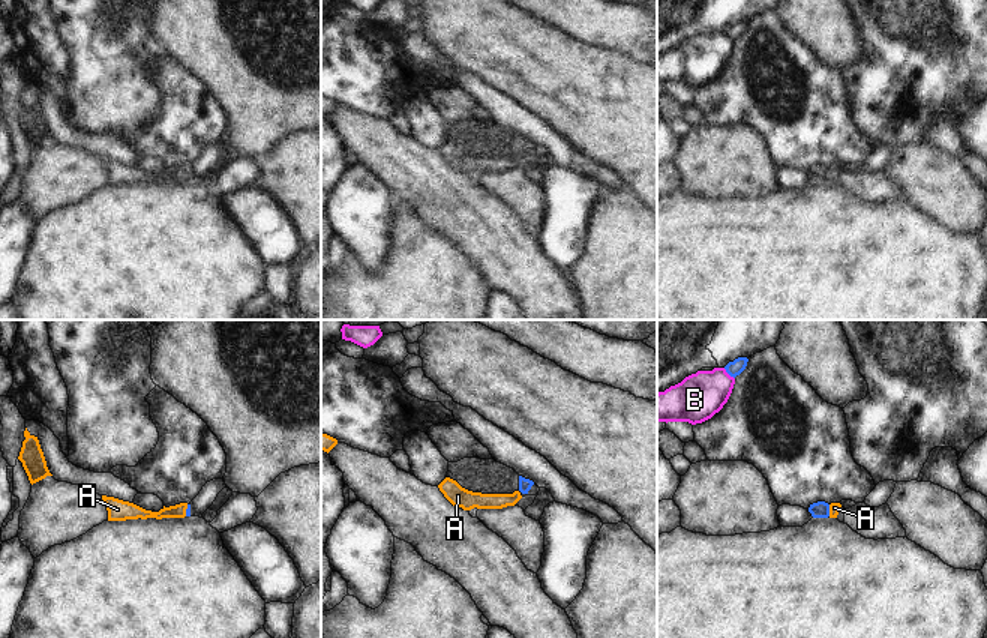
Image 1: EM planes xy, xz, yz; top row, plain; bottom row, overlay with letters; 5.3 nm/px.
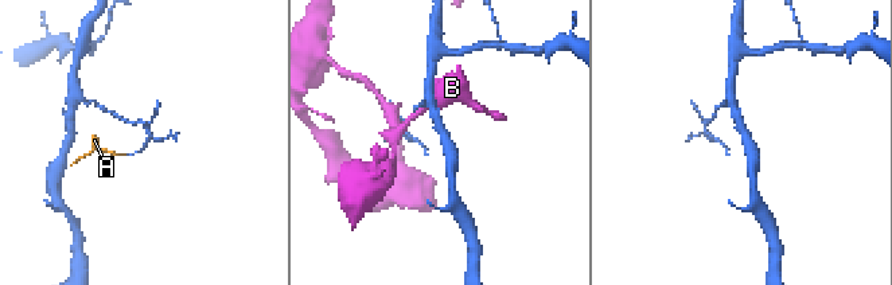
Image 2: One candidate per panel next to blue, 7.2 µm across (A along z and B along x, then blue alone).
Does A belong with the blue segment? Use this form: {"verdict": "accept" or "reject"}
{"verdict": "accept"}

